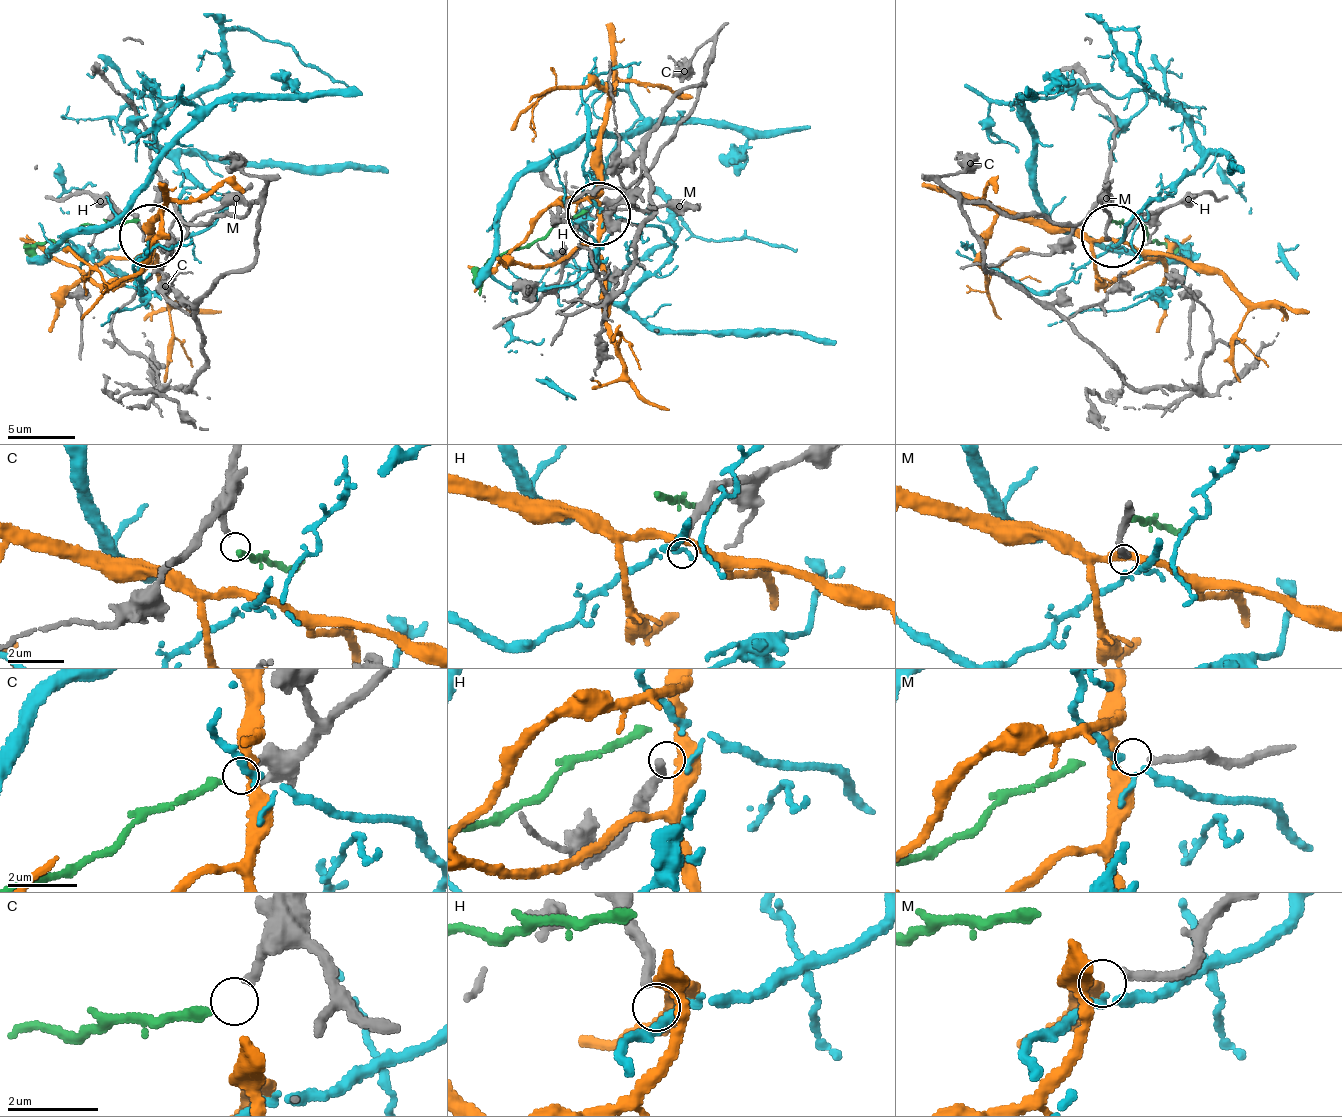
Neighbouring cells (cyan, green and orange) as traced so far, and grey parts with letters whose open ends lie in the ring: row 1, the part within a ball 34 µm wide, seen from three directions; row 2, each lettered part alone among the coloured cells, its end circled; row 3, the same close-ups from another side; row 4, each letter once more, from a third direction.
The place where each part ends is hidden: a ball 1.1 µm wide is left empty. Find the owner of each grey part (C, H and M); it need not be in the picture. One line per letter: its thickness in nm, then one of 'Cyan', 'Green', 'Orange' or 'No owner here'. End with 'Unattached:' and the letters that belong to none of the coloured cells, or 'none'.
C: Thickness 200 nm. Green
H: Thickness 240 nm. No owner here
M: Thickness 200 nm. Orange
Unattached: H

